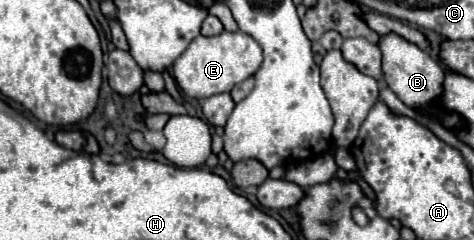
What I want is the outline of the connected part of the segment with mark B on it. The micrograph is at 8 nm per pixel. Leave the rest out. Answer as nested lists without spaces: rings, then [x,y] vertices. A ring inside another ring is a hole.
[[[388,32],[388,34],[380,36],[378,48],[382,52],[384,80],[396,92],[396,96],[410,108],[416,108],[416,110],[422,108],[426,112],[432,112],[434,100],[438,100],[440,94],[442,94],[444,72],[442,72],[440,64],[434,58],[430,58],[422,48],[404,40],[402,36],[398,36],[394,32]]]

